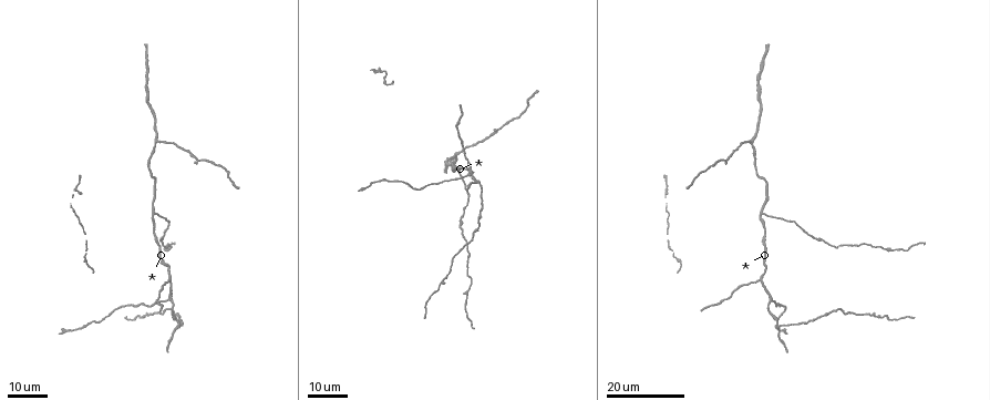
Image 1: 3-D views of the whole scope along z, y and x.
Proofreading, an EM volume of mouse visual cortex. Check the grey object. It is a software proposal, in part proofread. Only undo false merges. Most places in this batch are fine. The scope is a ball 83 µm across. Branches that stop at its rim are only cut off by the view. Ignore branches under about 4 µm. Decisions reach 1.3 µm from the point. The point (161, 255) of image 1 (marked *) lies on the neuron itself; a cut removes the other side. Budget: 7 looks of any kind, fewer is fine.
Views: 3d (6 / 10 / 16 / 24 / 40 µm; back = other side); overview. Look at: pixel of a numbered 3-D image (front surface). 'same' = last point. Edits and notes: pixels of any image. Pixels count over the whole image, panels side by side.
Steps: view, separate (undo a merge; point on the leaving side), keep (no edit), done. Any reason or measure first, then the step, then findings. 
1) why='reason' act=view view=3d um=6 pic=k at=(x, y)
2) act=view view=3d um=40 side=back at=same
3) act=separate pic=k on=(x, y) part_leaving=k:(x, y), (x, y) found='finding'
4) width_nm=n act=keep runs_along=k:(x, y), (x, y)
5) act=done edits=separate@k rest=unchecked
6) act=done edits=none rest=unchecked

why='thin arm on a thick one' act=view view=3d um=16 pic=1 at=(171, 299)

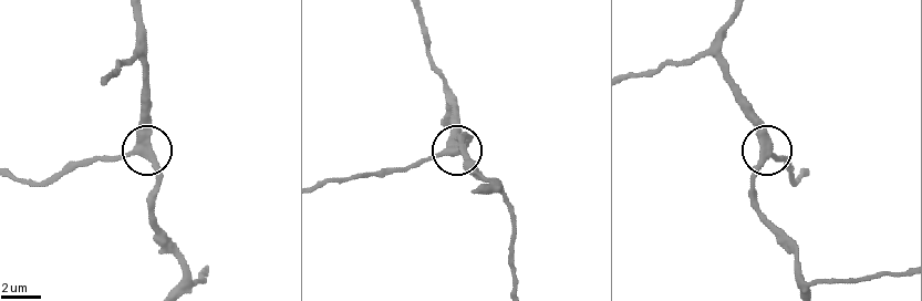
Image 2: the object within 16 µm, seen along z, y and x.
act=view view=3d um=6 pic=2 at=(138, 151)

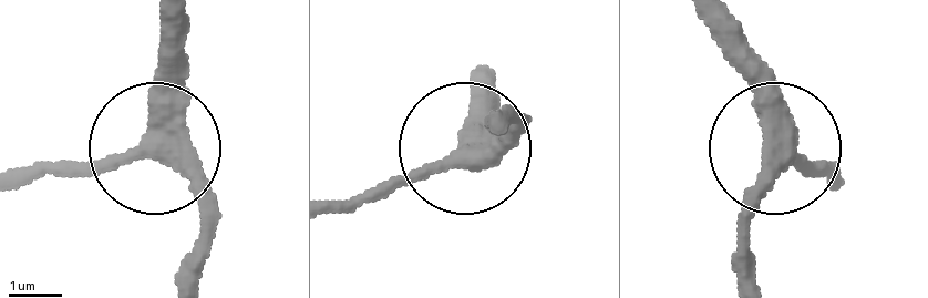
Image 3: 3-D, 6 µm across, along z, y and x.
act=view view=3d um=6 side=back pic=3 at=(163, 151)

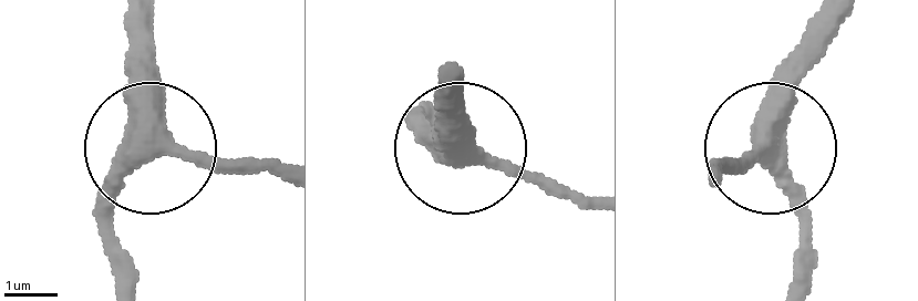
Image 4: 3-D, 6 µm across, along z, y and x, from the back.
width_nm=360 act=keep runs_along=4:(851, 11), (780, 130), (728, 156) found='one neuron here'

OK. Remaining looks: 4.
why='three arms meet' act=view view=3d um=16 pic=1 at=(179, 325)

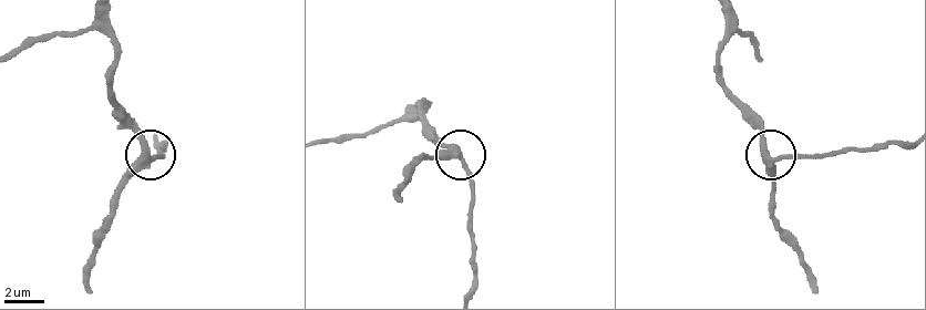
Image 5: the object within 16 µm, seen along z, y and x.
act=view view=3d um=10 pic=5 at=(145, 161)

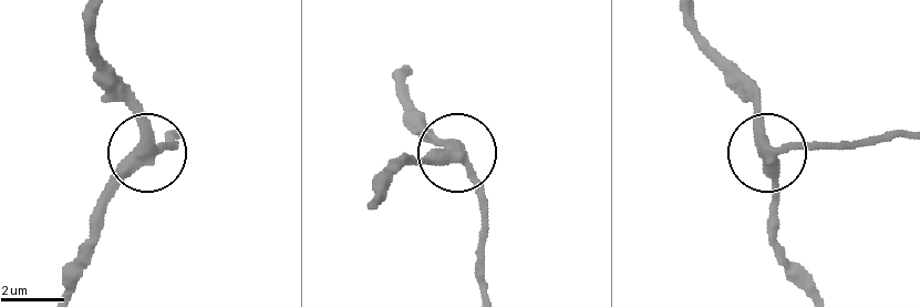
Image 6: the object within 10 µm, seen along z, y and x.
width_nm=350 act=keep runs_along=6:(685, 16), (701, 47), (752, 102), (773, 211) found='one neuron here'

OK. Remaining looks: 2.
why='a fork' act=view view=3d um=16 pic=1 at=(158, 143)

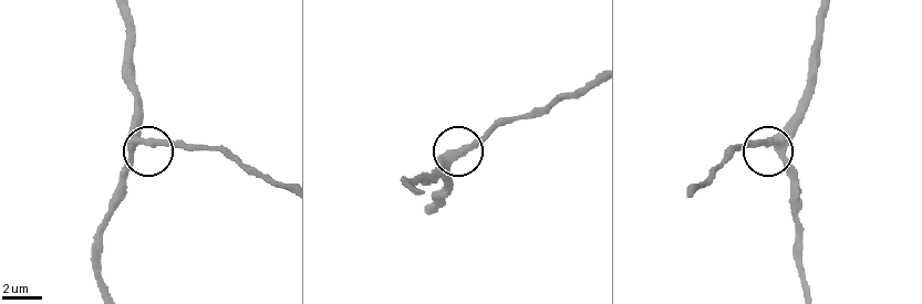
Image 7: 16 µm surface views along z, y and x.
act=view view=3d um=6 pic=7 at=(771, 141)

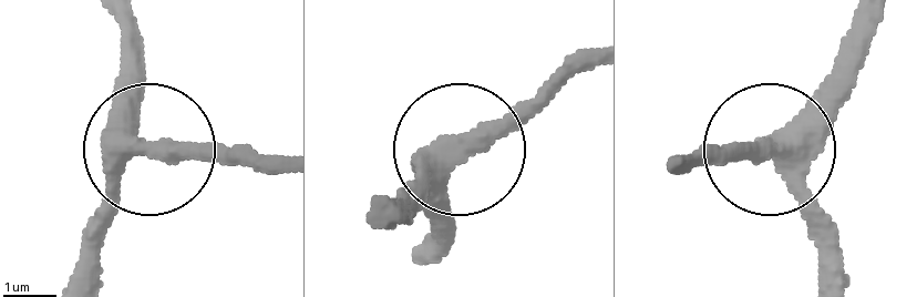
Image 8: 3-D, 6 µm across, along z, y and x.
width_nm=370 act=keep found='continuous, no second neuron'

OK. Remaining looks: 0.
act=done edits=none rest=unchecked

